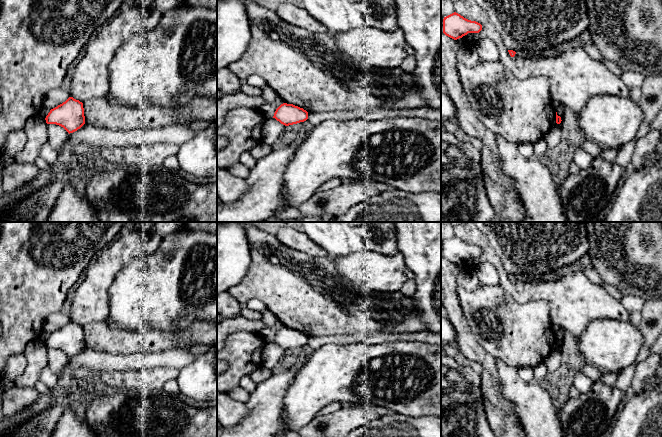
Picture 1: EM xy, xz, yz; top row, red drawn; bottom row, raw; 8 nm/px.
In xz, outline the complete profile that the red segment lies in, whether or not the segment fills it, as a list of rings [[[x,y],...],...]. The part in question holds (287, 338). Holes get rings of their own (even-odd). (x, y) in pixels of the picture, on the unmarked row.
[[[283,327],[275,335],[273,342],[285,350],[304,346],[308,343],[308,336],[293,328]]]

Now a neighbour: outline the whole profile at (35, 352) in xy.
[[[35,339],[29,342],[23,353],[27,359],[24,373],[15,380],[15,384],[24,387],[34,387],[39,380],[40,373],[48,366],[48,354],[45,342]]]

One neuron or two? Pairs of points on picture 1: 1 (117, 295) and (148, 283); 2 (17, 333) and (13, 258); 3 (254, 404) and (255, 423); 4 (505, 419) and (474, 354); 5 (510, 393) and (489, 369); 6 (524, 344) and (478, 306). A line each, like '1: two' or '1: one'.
1: one
2: one
3: one
4: one
5: two
6: one

